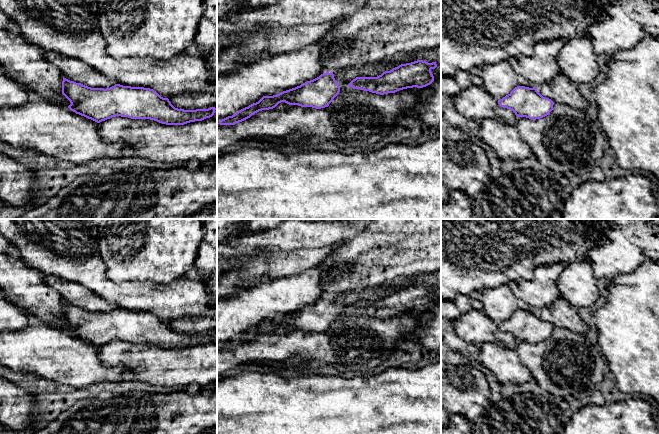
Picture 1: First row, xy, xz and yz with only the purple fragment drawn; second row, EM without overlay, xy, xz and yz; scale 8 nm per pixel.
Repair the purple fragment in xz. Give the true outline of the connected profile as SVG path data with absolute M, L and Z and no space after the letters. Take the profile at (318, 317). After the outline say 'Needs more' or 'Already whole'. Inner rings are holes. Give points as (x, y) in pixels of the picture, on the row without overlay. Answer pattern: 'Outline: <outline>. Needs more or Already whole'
Outline: M326 296L313 304L277 319L263 320L258 326L220 344L218 348L234 349L250 342L259 335L273 333L281 326L301 331L325 332L329 330L339 316L340 311L333 296Z. Already whole

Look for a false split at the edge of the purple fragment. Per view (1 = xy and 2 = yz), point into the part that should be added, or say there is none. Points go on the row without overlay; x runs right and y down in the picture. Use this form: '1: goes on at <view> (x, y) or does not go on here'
1: does not go on here
2: does not go on here

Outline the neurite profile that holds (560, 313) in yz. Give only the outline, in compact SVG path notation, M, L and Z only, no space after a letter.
M561 296L536 313L543 321L551 323L554 327L569 329L581 335L586 335L588 332L588 326L580 317L578 309L572 307Z

